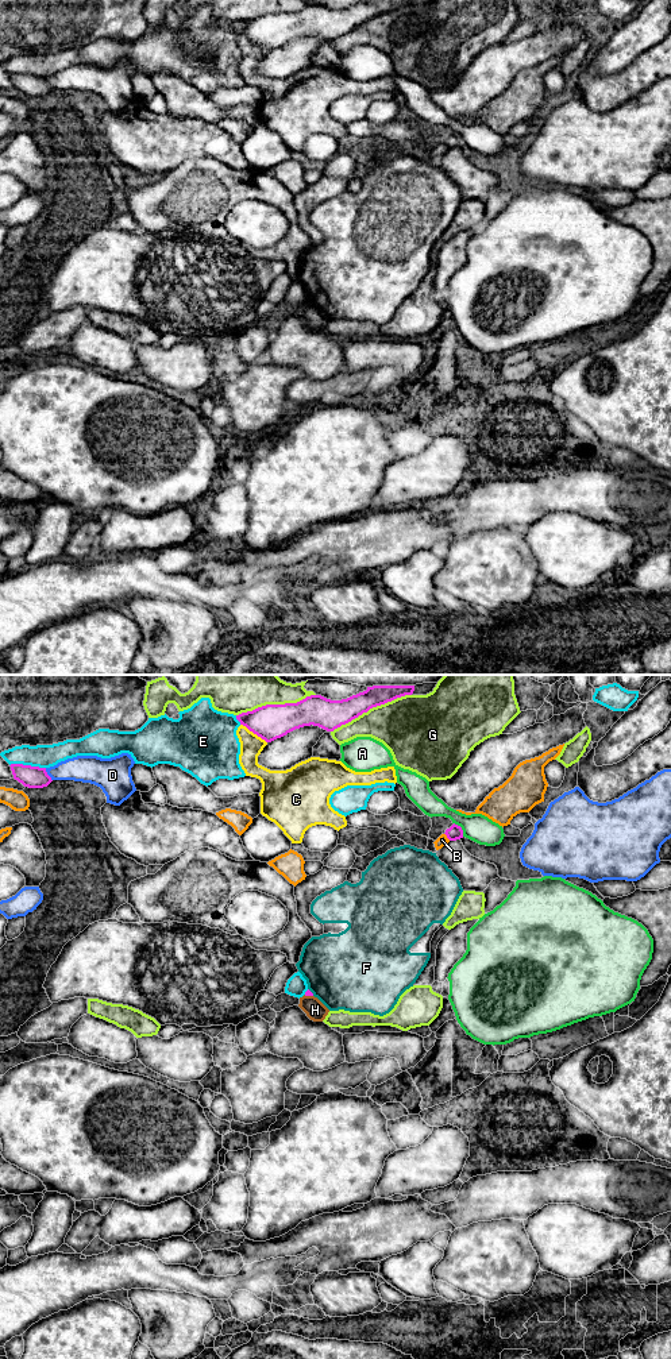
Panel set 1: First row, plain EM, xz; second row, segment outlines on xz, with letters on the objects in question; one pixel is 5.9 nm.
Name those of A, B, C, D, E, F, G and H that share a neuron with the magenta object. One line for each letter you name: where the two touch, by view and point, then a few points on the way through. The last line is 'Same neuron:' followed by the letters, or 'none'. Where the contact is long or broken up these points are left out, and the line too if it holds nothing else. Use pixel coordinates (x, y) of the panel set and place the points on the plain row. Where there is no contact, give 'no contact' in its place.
Same neuron: none

